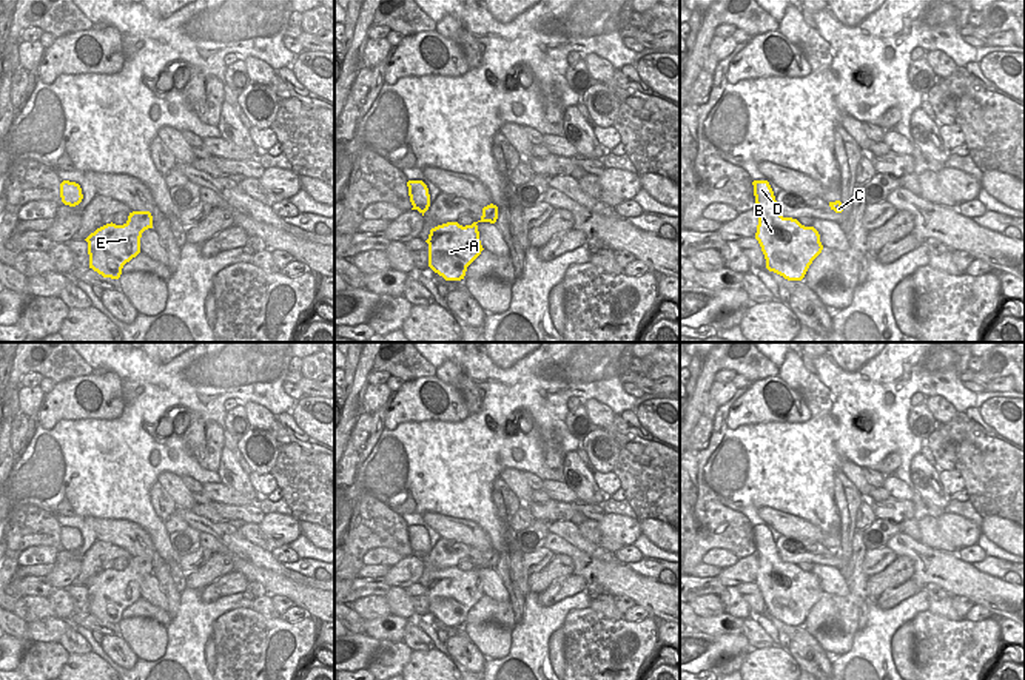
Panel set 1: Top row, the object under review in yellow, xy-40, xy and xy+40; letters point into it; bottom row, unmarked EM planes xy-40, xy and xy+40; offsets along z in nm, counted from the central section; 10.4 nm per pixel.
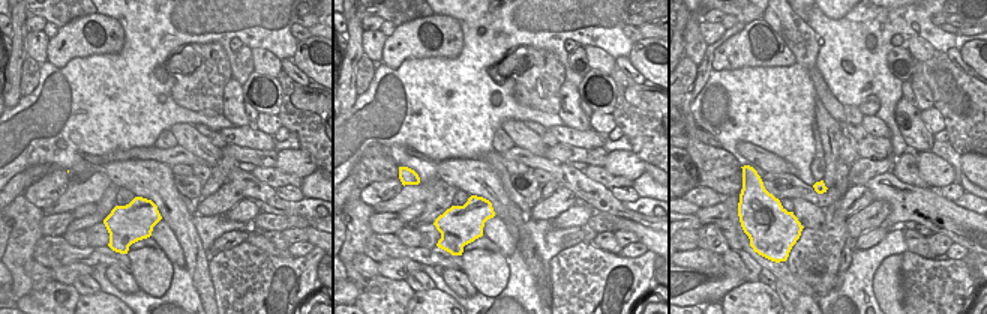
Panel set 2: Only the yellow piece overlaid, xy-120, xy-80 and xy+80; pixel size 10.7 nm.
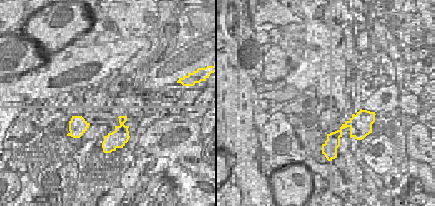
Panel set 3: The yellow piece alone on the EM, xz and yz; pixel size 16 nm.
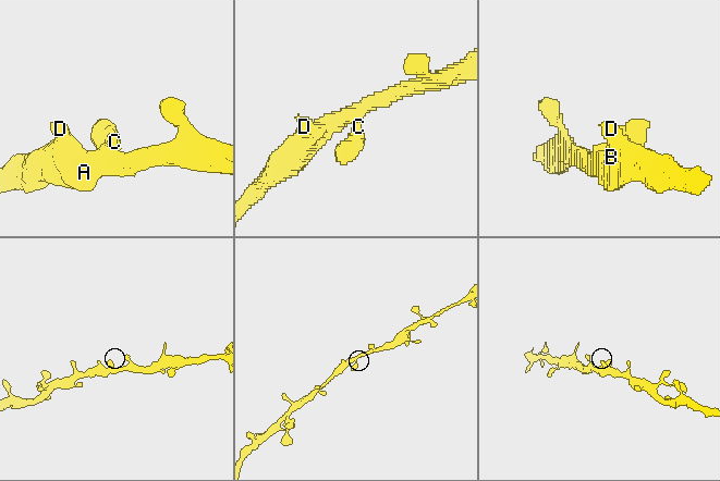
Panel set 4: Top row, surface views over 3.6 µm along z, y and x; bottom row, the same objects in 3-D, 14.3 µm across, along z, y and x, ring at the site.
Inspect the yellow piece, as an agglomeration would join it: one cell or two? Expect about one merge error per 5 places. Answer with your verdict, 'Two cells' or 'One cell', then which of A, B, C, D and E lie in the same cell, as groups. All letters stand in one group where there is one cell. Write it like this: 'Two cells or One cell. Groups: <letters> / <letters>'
One cell. Groups: A B C D E

